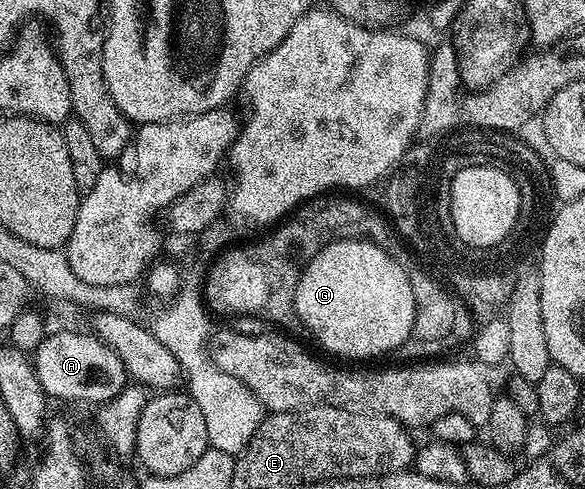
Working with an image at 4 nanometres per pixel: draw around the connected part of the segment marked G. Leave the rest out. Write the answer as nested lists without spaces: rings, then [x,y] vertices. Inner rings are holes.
[[[351,240],[348,242],[333,242],[332,245],[326,246],[319,252],[309,266],[302,271],[302,278],[298,281],[296,288],[296,296],[294,297],[294,310],[298,314],[298,318],[303,327],[323,346],[326,350],[331,350],[334,354],[343,354],[346,358],[374,358],[377,354],[389,355],[395,349],[404,344],[406,338],[414,333],[414,297],[412,296],[412,284],[408,284],[407,270],[395,260],[392,256],[388,256],[388,252],[384,252],[373,242],[365,240]]]

